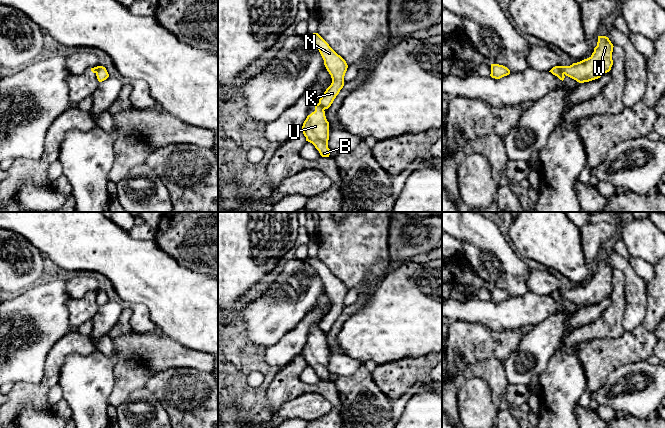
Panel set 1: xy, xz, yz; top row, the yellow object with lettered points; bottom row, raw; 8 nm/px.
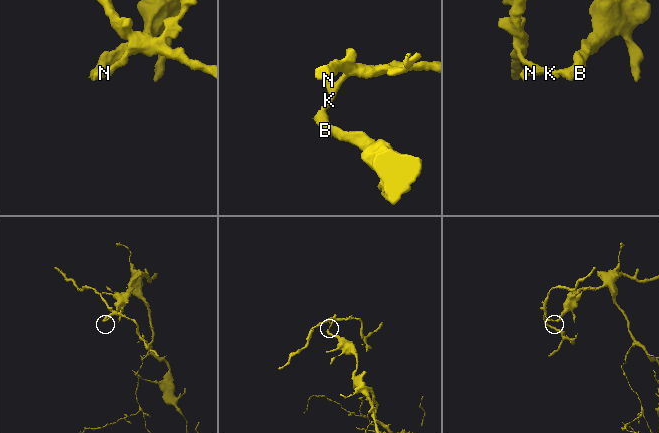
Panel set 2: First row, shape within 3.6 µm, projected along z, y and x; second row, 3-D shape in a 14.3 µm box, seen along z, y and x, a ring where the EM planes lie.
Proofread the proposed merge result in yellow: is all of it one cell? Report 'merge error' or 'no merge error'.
merge error

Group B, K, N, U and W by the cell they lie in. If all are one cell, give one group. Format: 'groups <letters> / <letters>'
groups B U W / K N

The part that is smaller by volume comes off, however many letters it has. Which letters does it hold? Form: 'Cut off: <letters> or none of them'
Cut off: K, N

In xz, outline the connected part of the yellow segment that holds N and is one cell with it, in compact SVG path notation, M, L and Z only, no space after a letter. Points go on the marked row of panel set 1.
M318 33L310 34L309 37L318 48L324 60L324 65L332 78L331 85L319 99L320 106L325 110L331 106L334 99L343 88L344 76L348 65L346 61L338 55Z

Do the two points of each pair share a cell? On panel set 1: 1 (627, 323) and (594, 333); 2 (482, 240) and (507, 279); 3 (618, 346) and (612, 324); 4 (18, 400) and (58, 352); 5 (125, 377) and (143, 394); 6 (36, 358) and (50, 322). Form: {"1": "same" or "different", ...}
{"1": "different", "2": "same", "3": "different", "4": "same", "5": "different", "6": "same"}

